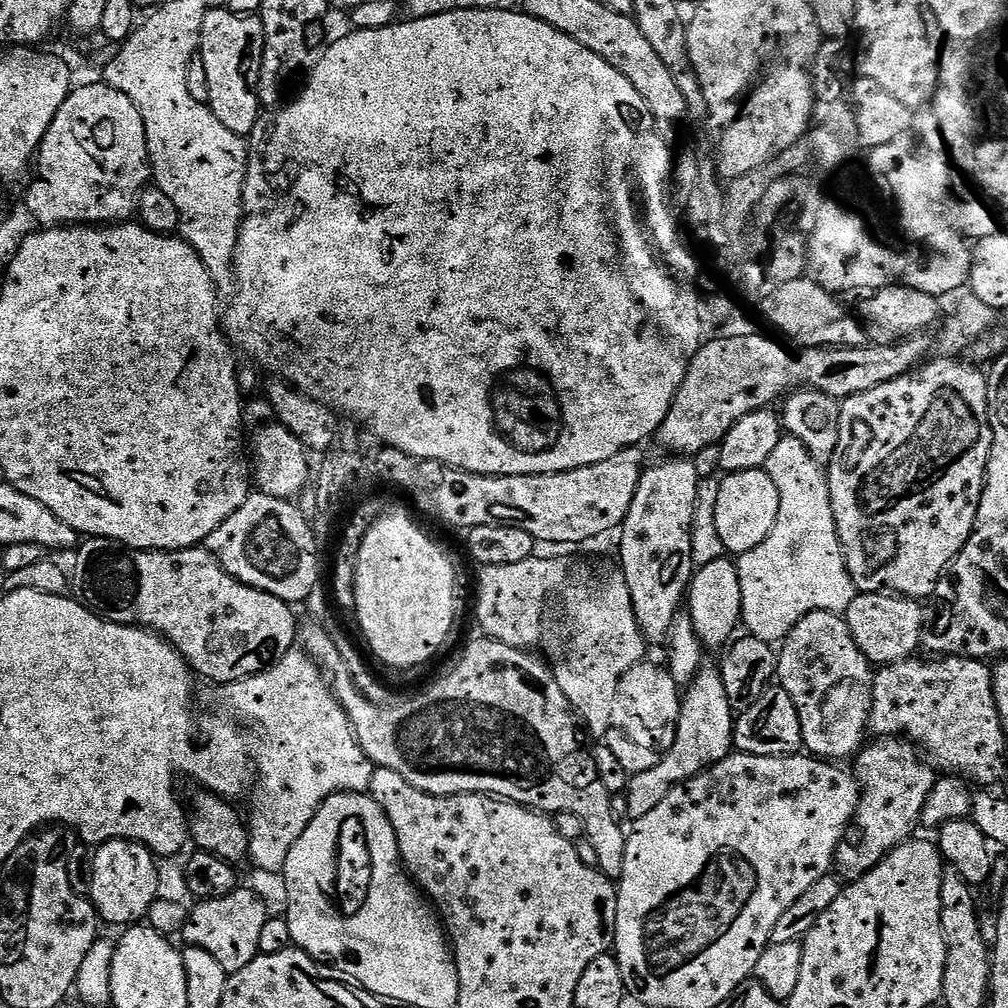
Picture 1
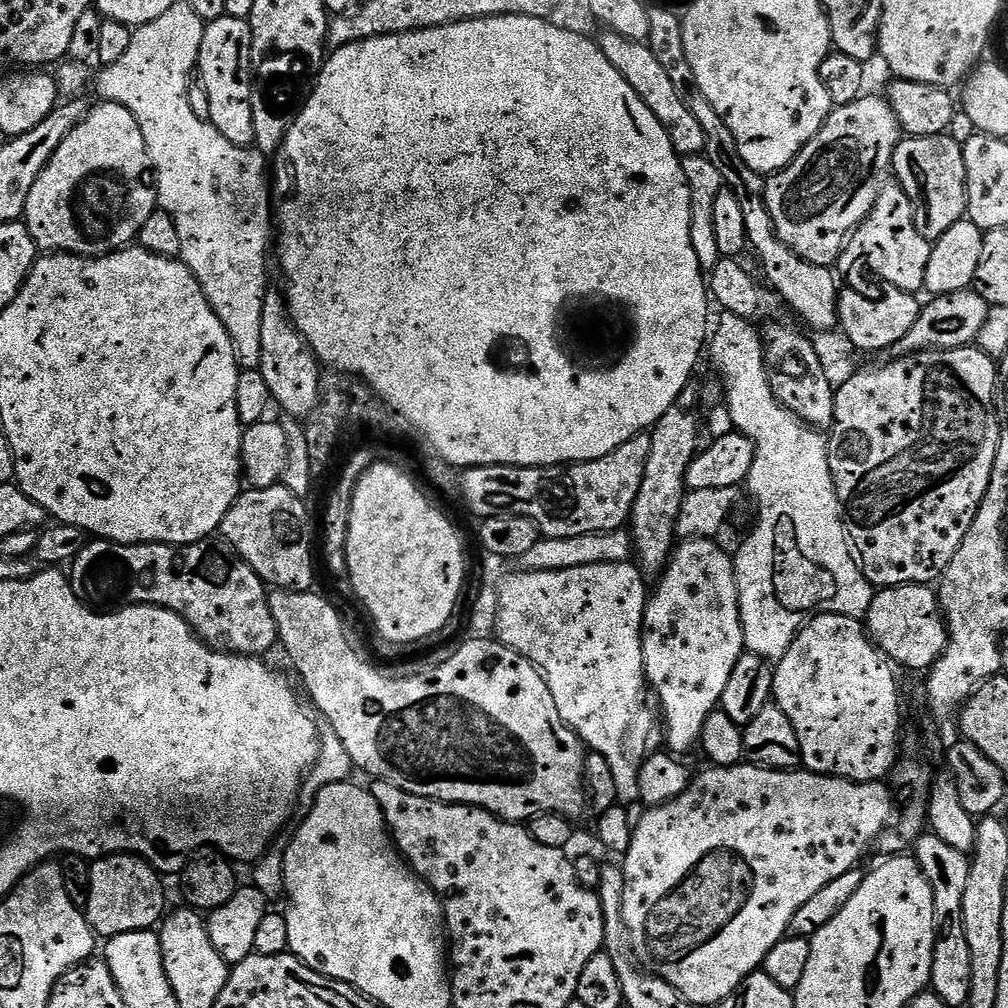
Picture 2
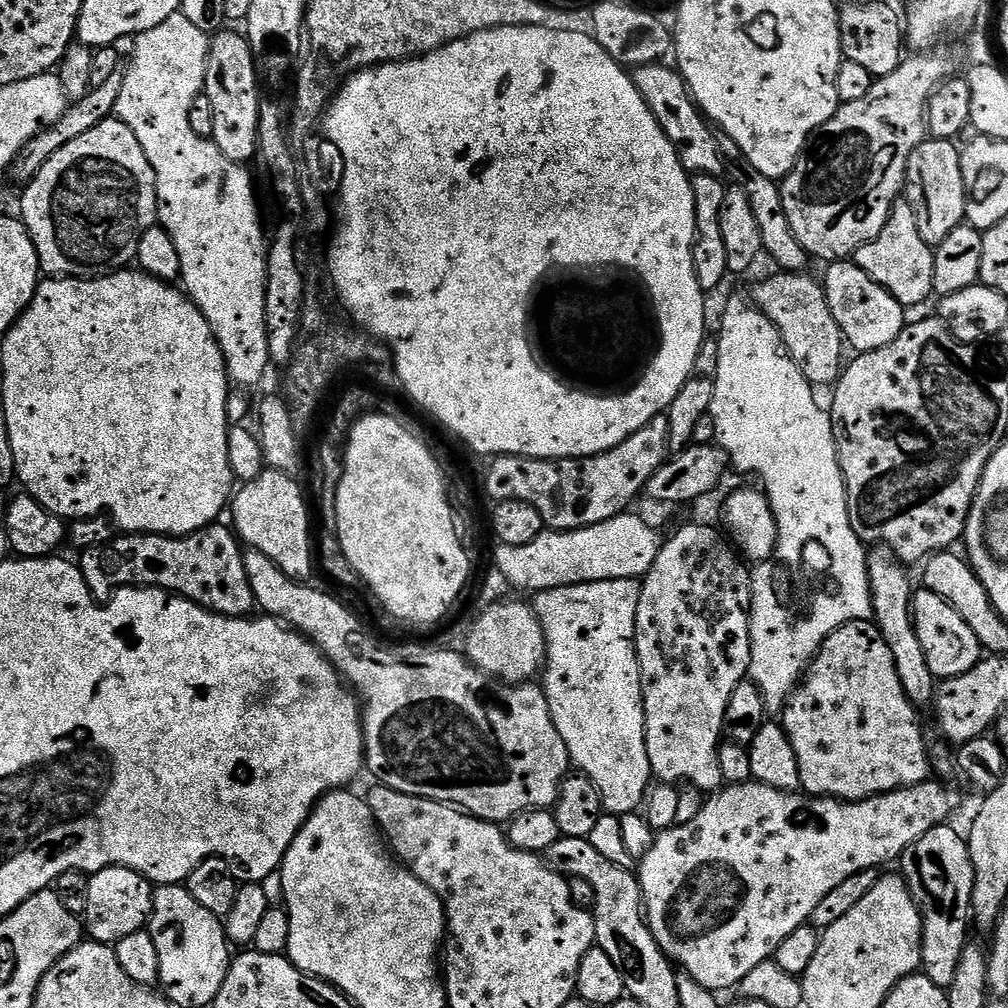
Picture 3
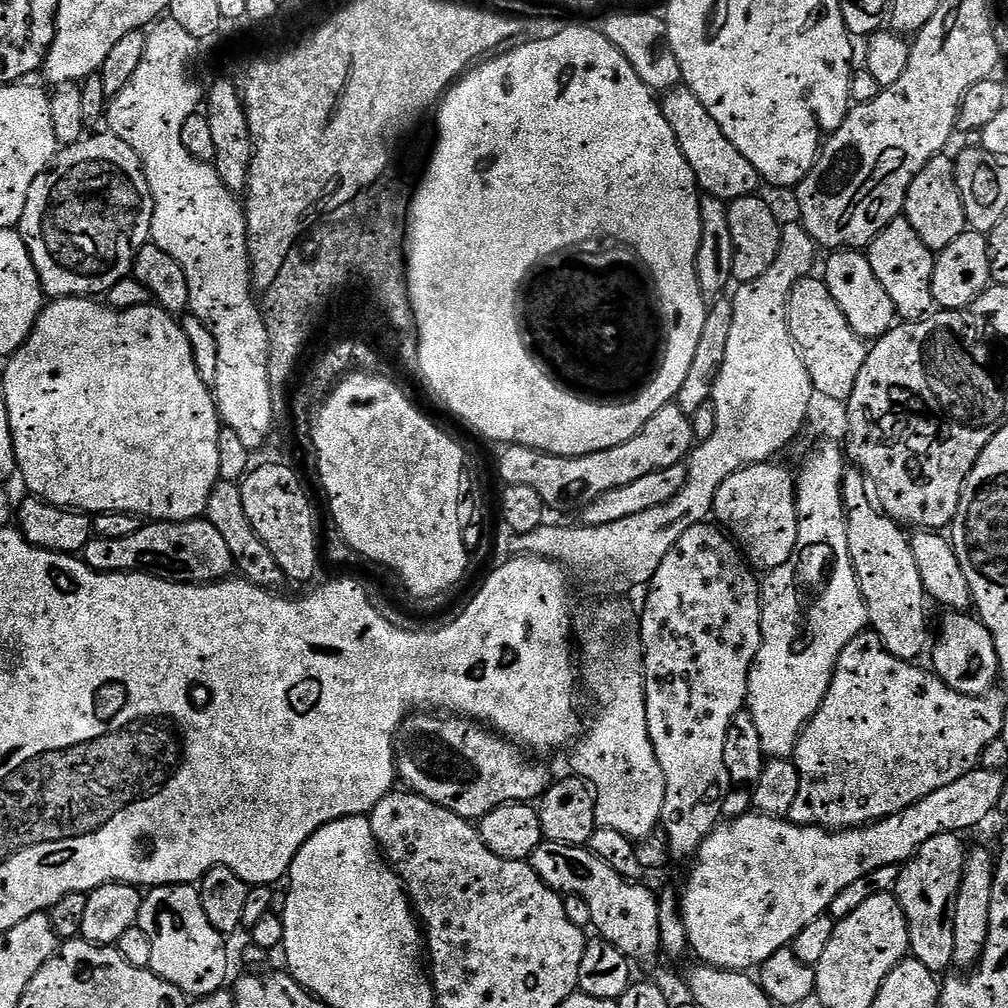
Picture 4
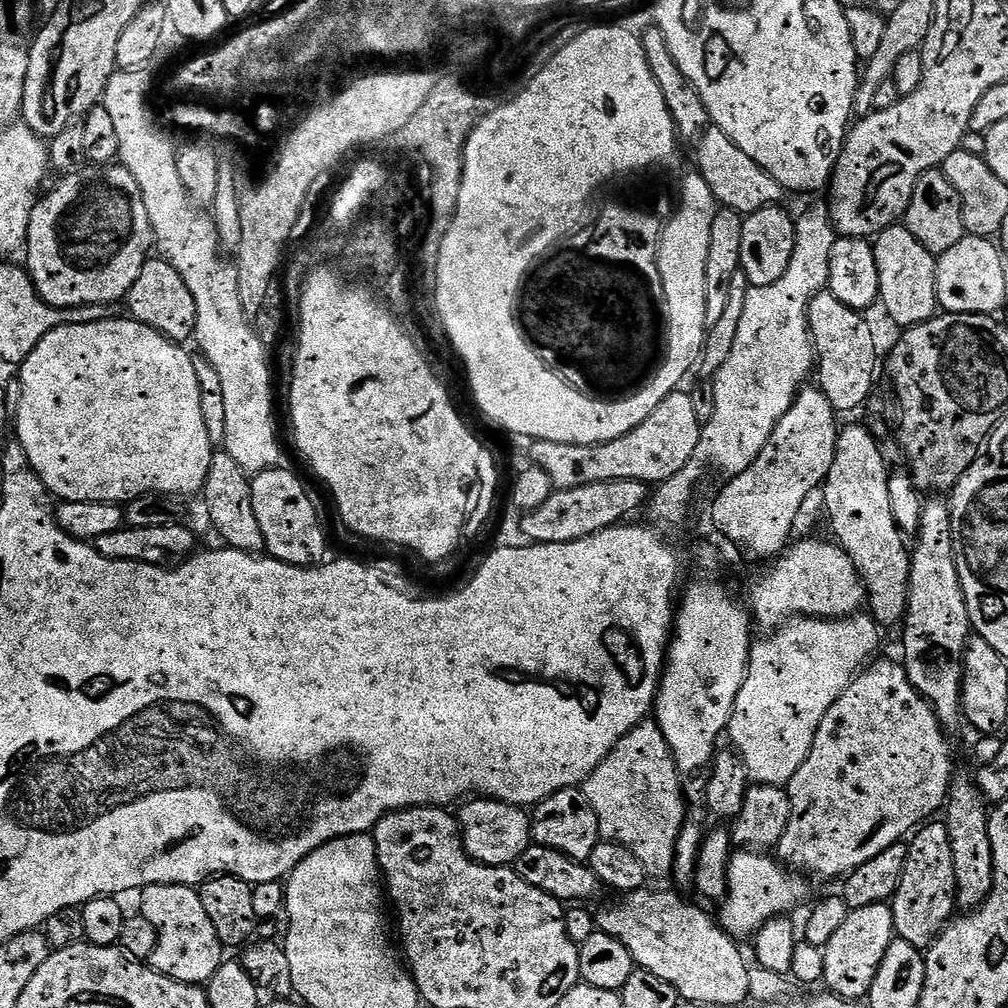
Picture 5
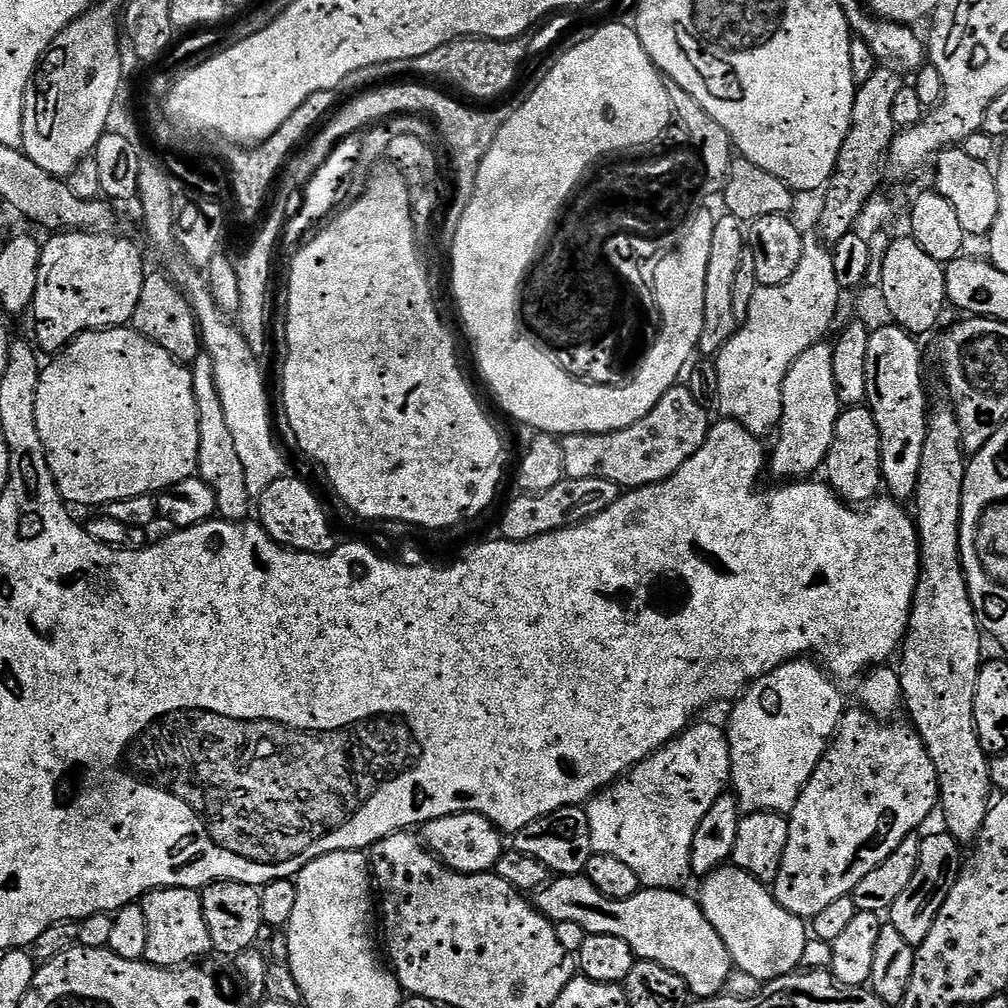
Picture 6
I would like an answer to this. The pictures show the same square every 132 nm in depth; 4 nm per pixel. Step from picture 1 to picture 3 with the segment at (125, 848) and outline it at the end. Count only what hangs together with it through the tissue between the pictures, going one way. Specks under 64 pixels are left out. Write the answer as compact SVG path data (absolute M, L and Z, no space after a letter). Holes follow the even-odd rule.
M113 866L103 868L88 876L90 894L82 917L83 927L93 941L98 944L115 946L129 934L145 931L148 919L152 917L152 893L154 885L142 874L129 868Z

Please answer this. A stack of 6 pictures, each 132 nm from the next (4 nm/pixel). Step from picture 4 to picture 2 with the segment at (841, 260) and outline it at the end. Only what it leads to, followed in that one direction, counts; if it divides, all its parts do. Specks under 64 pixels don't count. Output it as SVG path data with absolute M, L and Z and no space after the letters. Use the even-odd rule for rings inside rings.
M848 288L839 293L836 306L839 316L838 328L853 343L855 351L862 352L885 352L887 353L899 342L906 338L910 330L914 330L914 322L918 322L918 314L922 307L921 301L913 293L888 290L885 296L875 300L856 288Z

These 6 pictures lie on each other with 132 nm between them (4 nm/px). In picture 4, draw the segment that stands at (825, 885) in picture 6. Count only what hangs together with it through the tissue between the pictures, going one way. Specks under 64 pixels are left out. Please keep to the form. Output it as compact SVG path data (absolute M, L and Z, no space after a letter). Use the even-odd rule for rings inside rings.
M871 630L858 633L842 650L836 669L832 671L832 681L822 706L818 706L818 710L809 718L808 723L800 731L799 738L796 739L794 763L800 775L800 781L798 782L798 798L794 798L794 806L788 812L787 819L794 824L810 824L829 830L862 828L866 824L874 824L877 820L898 814L914 802L926 798L926 794L934 794L934 790L942 790L942 786L950 786L950 782L958 782L958 778L962 778L967 772L976 771L981 763L983 751L1002 734L1002 718L1006 714L1003 698L996 690L982 696L958 694L958 690L946 687L943 680L929 671L927 667L924 669L915 668L916 666L915 663L894 658L894 654L890 654L886 646L882 646L880 635Z

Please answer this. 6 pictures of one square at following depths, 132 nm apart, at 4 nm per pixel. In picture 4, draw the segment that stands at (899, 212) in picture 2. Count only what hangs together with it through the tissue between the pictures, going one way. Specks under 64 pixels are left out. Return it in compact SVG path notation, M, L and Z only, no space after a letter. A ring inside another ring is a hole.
M903 214L895 216L881 232L872 239L872 243L866 249L866 255L870 262L870 270L874 270L874 278L882 282L886 294L890 294L890 302L894 302L897 317L901 321L911 322L923 320L933 311L932 279L934 278L934 266L936 256L918 238L914 226Z

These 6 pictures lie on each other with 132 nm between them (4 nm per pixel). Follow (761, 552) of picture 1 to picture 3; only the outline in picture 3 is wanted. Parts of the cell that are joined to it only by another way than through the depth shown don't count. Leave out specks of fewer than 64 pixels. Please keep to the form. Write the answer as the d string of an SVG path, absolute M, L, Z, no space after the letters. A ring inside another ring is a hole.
M735 294L730 298L730 304L726 311L719 317L720 333L715 337L718 342L718 374L716 375L716 385L712 395L712 411L710 413L710 424L716 431L715 443L718 445L721 453L725 457L732 459L731 467L738 473L760 476L762 492L768 497L768 502L773 510L773 516L777 524L777 544L776 550L771 559L763 563L757 563L752 572L752 610L748 613L750 622L750 666L748 667L748 676L753 684L758 686L758 690L764 699L765 709L769 713L779 713L784 705L788 703L788 697L796 689L803 675L808 670L808 665L818 654L822 642L834 634L843 624L849 624L855 620L873 619L872 615L872 591L868 581L868 552L864 541L858 538L854 526L850 526L850 514L848 513L848 495L844 485L844 475L838 462L836 453L836 439L832 429L831 415L822 410L818 410L814 403L814 397L811 393L813 385L808 383L803 376L802 370L795 364L794 358L787 352L786 343L778 332L778 327L774 322L759 311L747 295Z

